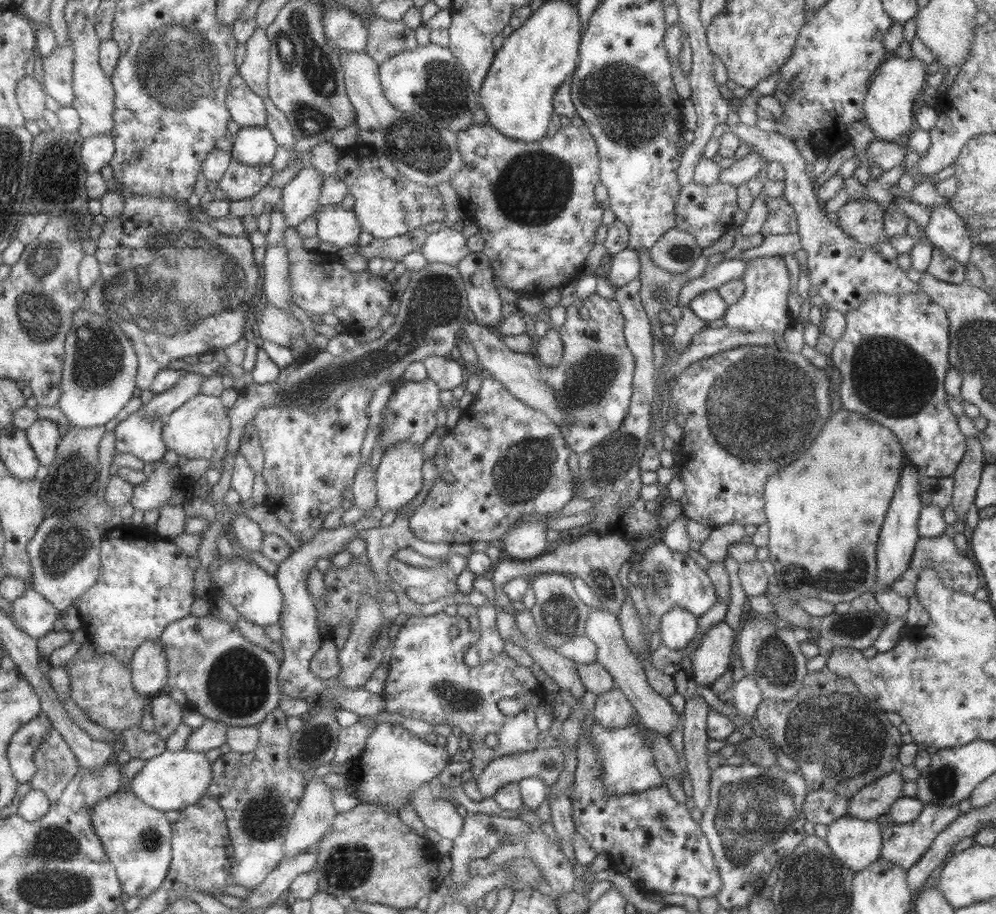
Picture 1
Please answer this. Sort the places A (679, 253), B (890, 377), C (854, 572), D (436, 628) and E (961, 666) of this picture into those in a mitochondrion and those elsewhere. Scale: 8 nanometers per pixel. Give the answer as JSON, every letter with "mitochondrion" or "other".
{"A":"mitochondrion","B":"mitochondrion","C":"mitochondrion","D":"other","E":"mitochondrion"}

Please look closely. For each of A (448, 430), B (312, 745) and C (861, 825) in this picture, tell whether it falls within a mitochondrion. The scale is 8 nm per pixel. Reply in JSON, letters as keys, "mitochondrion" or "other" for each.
{"A":"other","B":"mitochondrion","C":"other"}

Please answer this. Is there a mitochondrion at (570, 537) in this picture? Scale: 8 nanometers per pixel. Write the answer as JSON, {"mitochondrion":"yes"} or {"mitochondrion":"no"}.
{"mitochondrion":"no"}

